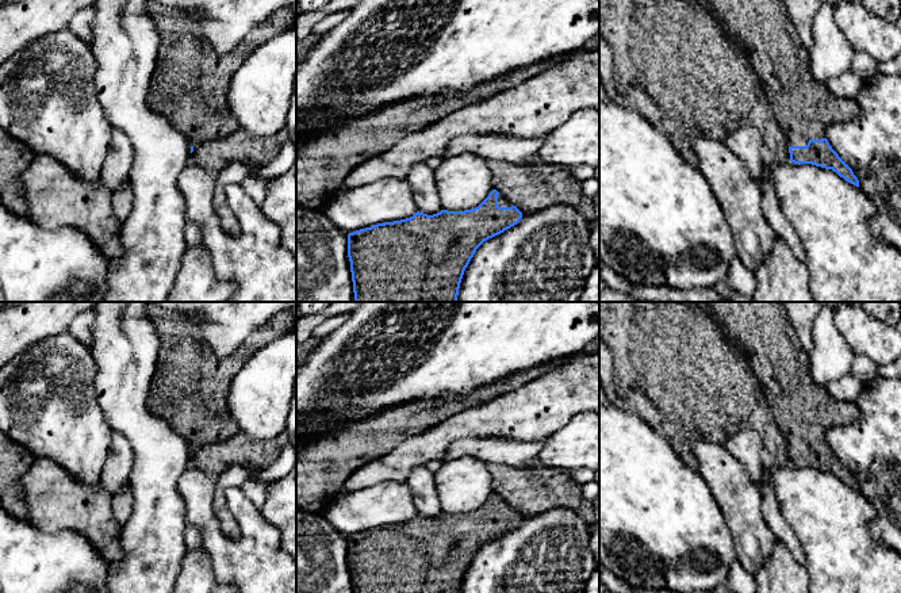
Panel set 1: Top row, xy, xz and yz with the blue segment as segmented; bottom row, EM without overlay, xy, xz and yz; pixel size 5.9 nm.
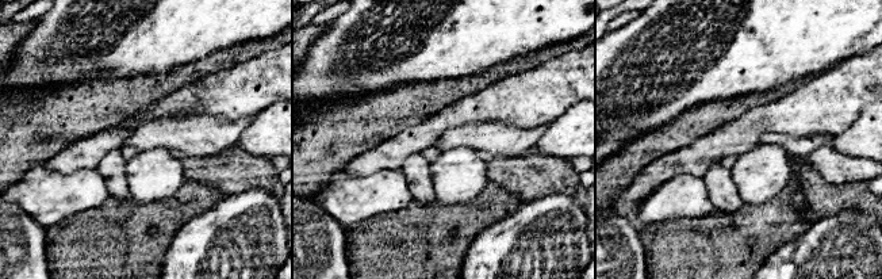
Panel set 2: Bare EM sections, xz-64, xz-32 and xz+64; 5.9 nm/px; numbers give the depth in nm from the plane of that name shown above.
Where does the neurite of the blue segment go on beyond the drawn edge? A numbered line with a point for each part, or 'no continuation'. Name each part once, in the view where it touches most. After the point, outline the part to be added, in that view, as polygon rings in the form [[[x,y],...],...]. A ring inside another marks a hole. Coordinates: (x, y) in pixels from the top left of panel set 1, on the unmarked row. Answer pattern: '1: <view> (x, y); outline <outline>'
1: yz (804, 410); outline [[[697,302],[703,310],[706,310],[720,326],[724,337],[731,341],[737,349],[743,352],[748,364],[751,366],[755,376],[759,380],[762,391],[770,405],[775,422],[786,439],[789,449],[806,449],[810,443],[825,441],[825,432],[832,426],[848,425],[859,420],[859,409],[855,402],[847,402],[833,398],[825,387],[820,386],[810,375],[810,355],[802,348],[795,330],[789,320],[789,313],[783,302]]]

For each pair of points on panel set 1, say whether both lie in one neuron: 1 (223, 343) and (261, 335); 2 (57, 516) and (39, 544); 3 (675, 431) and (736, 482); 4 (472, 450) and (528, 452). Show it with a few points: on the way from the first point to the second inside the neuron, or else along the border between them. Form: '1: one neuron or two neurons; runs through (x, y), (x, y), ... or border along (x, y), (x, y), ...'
1: two neurons; border along (271, 317), (257, 326), (233, 352), (221, 356)
2: two neurons; border along (26, 519), (45, 531), (80, 532)
3: two neurons; border along (698, 439), (690, 447)
4: one neuron; runs through (486, 450), (514, 452)

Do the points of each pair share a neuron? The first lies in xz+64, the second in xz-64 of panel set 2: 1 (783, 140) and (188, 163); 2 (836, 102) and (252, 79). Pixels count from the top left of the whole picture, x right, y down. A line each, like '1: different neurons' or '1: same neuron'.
1: different neurons
2: same neuron

